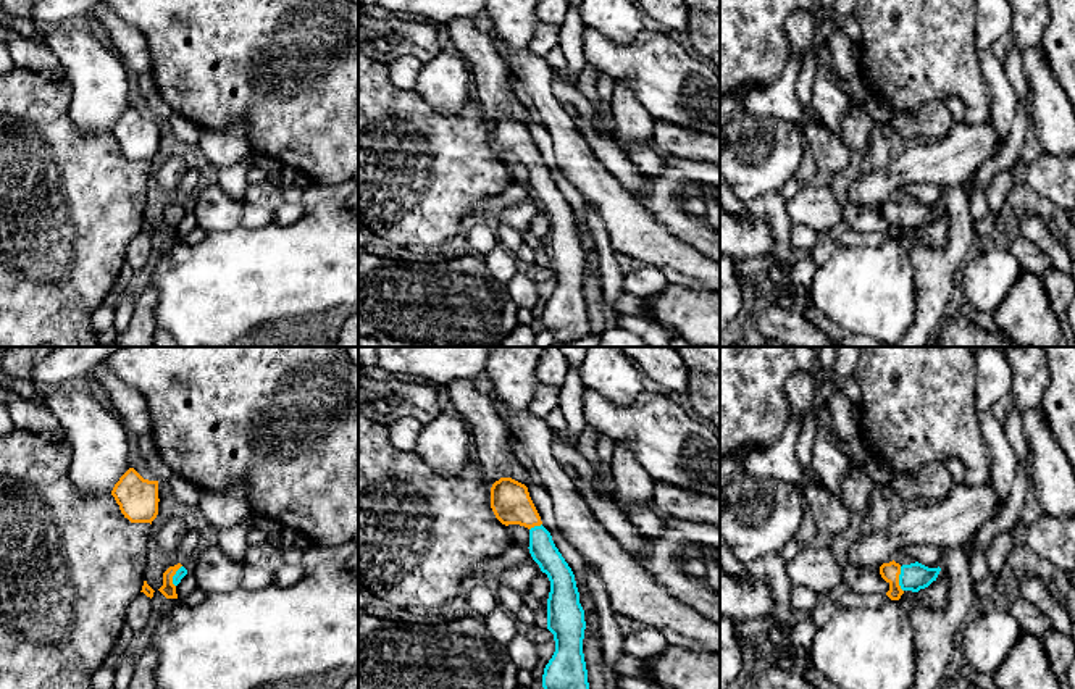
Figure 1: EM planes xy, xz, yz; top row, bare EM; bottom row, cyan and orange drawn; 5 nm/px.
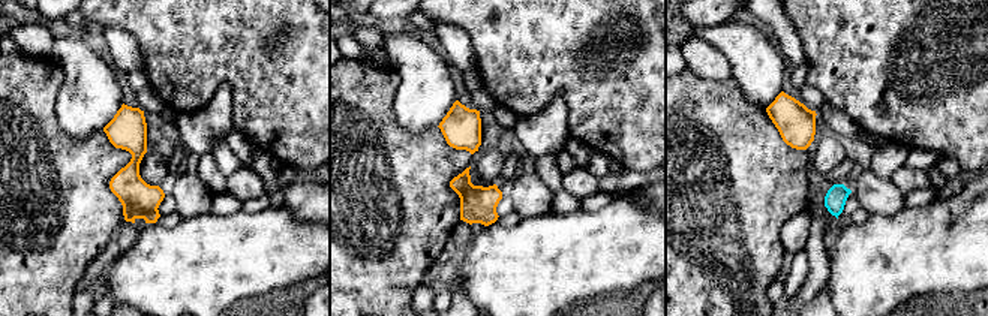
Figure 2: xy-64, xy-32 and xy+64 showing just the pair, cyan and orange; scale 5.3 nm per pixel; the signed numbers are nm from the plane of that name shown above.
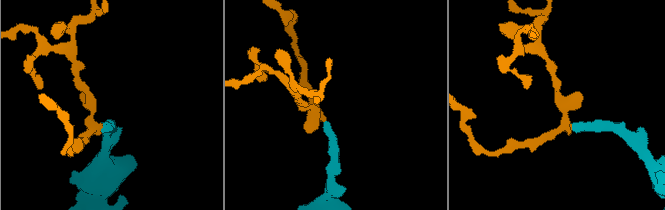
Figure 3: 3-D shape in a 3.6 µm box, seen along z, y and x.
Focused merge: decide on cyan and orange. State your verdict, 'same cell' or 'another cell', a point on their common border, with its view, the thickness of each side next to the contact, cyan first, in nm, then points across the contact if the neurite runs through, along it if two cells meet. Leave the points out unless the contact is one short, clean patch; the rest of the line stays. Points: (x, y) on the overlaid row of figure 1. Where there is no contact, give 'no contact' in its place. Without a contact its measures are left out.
same cell; meets cyan in yz at (899, 580); 140 nm thick on the cyan side, 100 nm on the other; runs through yz (914, 576), (899, 580), (890, 572)

